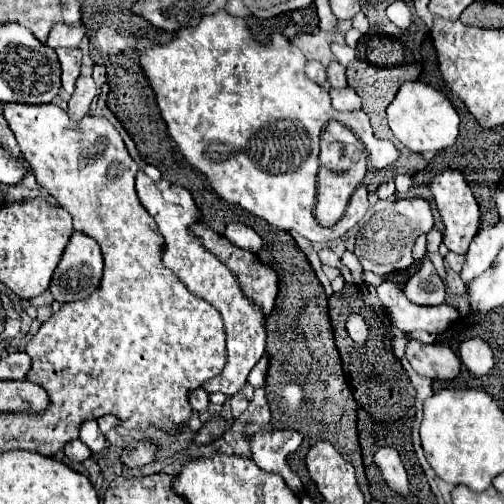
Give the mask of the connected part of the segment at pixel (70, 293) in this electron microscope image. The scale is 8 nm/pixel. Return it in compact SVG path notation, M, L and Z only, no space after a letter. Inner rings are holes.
M73 232L71 240L63 252L63 258L53 272L49 292L51 292L53 300L63 302L63 304L83 300L97 290L97 286L101 282L101 274L103 274L103 256L101 256L99 244L91 236L85 236L83 232Z

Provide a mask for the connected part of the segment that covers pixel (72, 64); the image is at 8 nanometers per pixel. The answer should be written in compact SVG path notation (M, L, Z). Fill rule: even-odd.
M57 48L55 52L57 52L59 62L61 62L63 90L67 94L73 94L75 80L79 76L79 68L81 68L81 50L79 48Z

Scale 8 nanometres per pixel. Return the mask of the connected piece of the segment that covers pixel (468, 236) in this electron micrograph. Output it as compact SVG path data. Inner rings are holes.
M447 170L435 178L435 182L431 184L431 192L433 192L435 204L439 208L439 214L443 218L443 224L445 224L443 244L455 254L465 254L471 240L475 238L475 234L479 230L479 218L481 218L477 200L473 198L469 186L465 184L465 176L457 170Z

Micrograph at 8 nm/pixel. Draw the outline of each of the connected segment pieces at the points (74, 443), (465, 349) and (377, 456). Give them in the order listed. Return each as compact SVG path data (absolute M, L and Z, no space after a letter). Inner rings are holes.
M71 440L65 444L65 456L73 462L85 462L91 458L91 450L81 440Z
M469 338L459 346L459 356L463 364L473 372L473 374L487 374L493 368L493 352L489 344L481 338ZM473 360L473 362L465 362Z
M383 446L373 454L373 462L377 466L377 470L381 472L383 482L399 496L407 496L409 494L409 480L407 480L407 472L403 468L403 462L399 458L399 452L391 446Z

